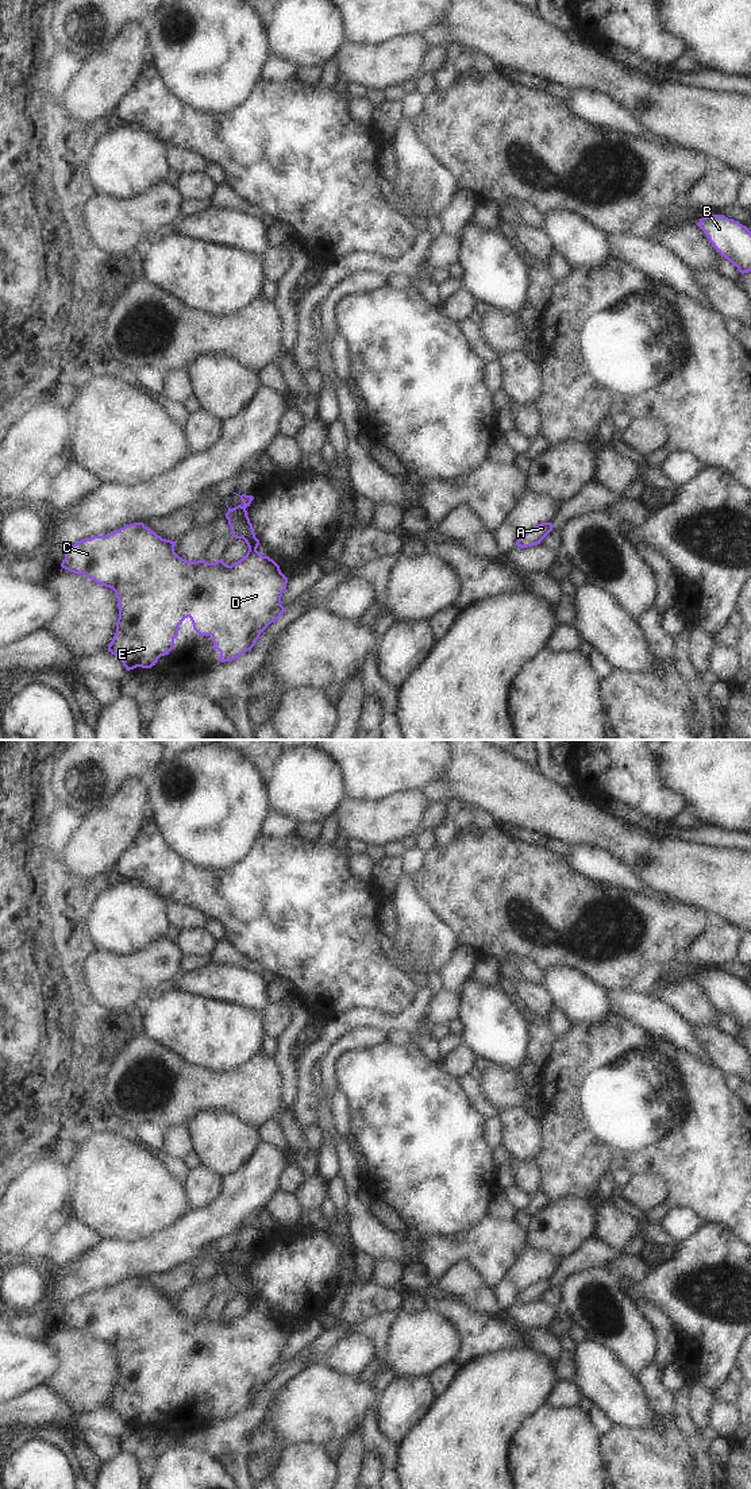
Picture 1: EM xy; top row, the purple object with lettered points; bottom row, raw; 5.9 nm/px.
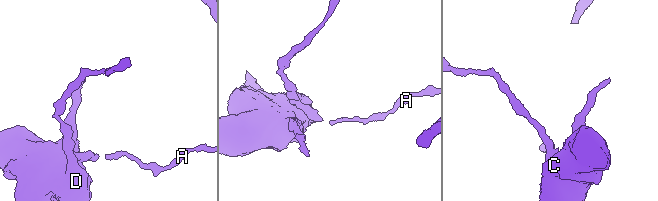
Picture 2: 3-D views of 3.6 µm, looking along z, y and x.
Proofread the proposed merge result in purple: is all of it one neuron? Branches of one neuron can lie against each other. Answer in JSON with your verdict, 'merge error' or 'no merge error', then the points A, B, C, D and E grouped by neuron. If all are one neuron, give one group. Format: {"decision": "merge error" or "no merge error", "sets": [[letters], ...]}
{"decision": "merge error", "sets": [["A", "B"], ["C", "D", "E"]]}

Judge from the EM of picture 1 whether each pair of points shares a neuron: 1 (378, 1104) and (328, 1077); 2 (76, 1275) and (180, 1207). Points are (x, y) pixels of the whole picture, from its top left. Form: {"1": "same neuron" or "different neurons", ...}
{"1": "different neurons", "2": "different neurons"}

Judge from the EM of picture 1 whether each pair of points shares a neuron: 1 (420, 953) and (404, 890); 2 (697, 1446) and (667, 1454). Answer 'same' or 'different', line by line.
1: same
2: different

